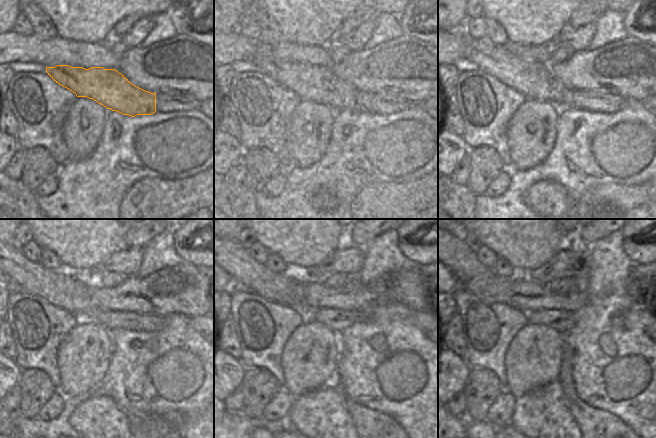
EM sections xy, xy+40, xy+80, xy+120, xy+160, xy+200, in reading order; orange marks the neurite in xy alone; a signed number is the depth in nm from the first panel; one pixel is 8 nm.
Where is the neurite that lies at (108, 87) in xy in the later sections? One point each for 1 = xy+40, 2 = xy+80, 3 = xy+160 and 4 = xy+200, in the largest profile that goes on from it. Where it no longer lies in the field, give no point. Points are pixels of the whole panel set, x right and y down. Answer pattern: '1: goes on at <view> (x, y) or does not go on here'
1: goes on at xy+40 (312, 82)
2: goes on at xy+80 (535, 80)
3: goes on at xy+160 (287, 289)
4: goes on at xy+200 (458, 257)

